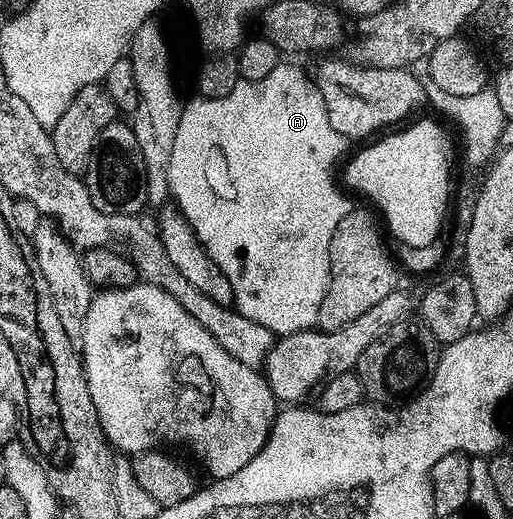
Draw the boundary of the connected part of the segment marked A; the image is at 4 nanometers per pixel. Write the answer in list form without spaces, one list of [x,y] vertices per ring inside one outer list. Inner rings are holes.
[[[282,64],[263,76],[258,82],[238,81],[235,88],[222,98],[194,97],[194,102],[184,103],[175,144],[171,151],[169,172],[169,192],[181,215],[189,221],[201,247],[215,260],[215,264],[227,276],[233,293],[233,306],[247,320],[255,320],[255,324],[263,324],[275,336],[298,334],[301,330],[312,330],[317,325],[319,304],[323,304],[323,296],[329,283],[329,249],[331,236],[335,236],[335,228],[339,228],[339,220],[347,216],[351,203],[337,191],[333,183],[333,165],[341,158],[347,146],[347,139],[331,128],[331,120],[327,120],[327,108],[323,104],[323,96],[317,90],[317,83],[309,78],[297,66]]]

